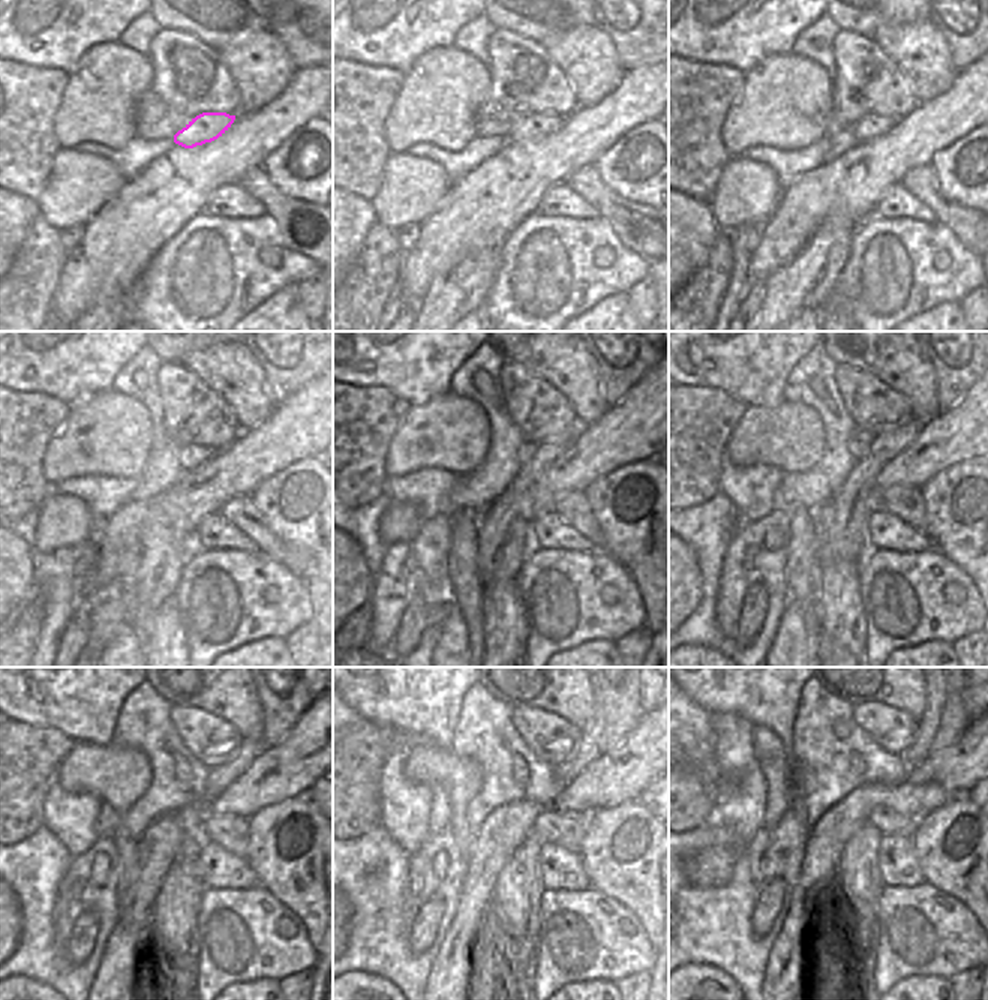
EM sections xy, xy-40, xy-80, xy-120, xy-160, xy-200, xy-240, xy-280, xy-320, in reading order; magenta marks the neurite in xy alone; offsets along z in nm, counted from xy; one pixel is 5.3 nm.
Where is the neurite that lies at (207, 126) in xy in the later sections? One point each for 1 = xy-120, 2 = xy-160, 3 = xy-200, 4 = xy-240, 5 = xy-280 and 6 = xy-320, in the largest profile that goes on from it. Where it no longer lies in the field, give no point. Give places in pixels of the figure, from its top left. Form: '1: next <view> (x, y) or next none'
1: next xy-120 (192, 456)
2: next xy-160 (526, 450)
3: next xy-200 (858, 446)
4: next xy-240 (183, 772)
5: next xy-280 (519, 766)
6: next xy-320 (856, 762)

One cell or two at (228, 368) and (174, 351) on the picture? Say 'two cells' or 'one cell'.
two cells

